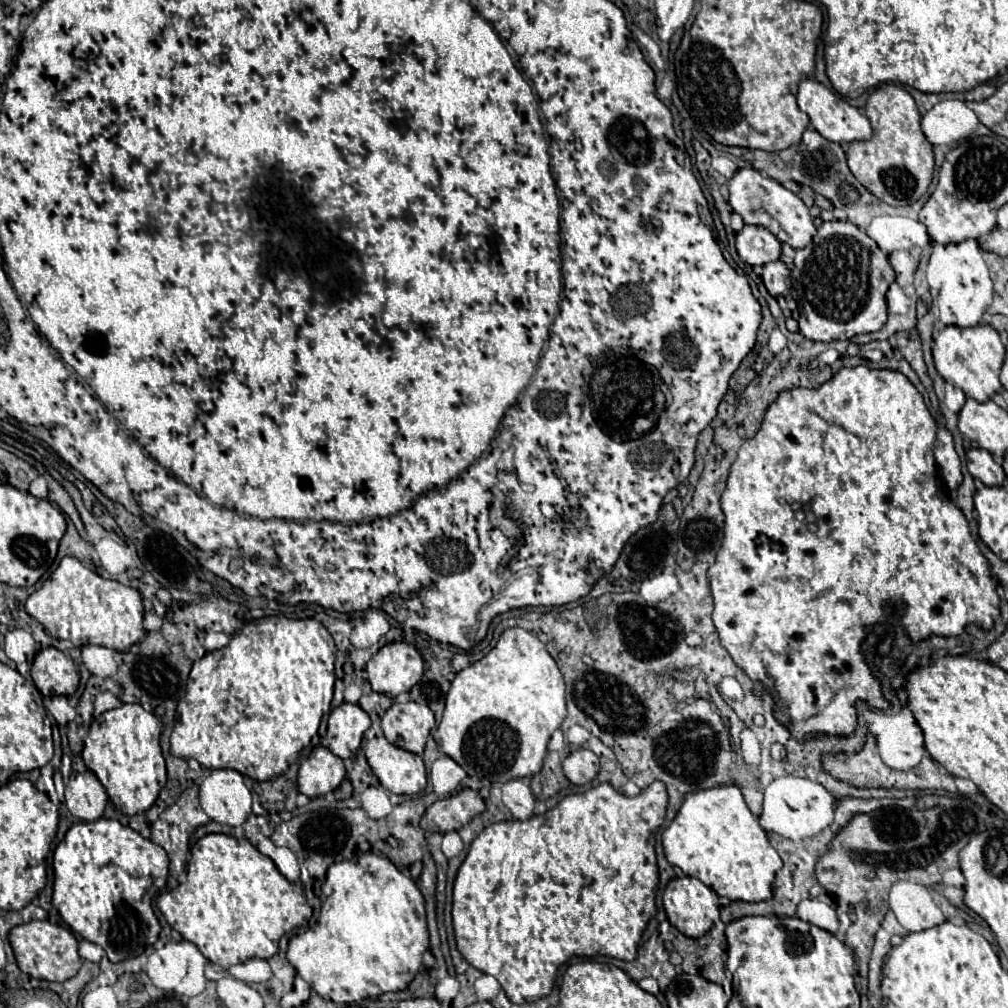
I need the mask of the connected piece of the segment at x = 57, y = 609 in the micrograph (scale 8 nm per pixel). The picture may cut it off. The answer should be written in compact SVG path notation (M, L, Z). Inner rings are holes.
M63 557L51 577L43 581L41 589L29 595L25 611L37 619L49 635L71 641L75 647L101 645L113 651L125 651L147 635L143 629L143 603L139 591L99 577L75 557Z

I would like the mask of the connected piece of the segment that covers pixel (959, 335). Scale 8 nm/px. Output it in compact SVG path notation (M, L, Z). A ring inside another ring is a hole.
M977 325L975 329L955 329L947 327L935 335L935 349L933 361L939 375L961 389L965 397L971 397L979 403L991 399L995 393L1001 391L999 371L1005 359L1005 345L999 333L989 325Z

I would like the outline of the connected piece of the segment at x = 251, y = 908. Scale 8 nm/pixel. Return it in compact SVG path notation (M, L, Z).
M205 835L191 849L191 861L187 865L187 883L157 896L157 909L163 913L167 923L183 935L185 941L197 945L197 949L211 963L221 969L259 957L269 959L277 953L279 939L297 927L307 925L311 919L311 907L307 905L299 885L291 883L279 873L275 863L257 851L247 839L235 839L229 835Z

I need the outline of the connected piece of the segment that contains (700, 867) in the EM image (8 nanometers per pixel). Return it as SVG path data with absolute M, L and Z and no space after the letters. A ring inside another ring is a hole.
M735 785L687 793L683 807L663 831L661 841L671 865L679 867L689 877L703 881L719 897L745 903L773 897L775 873L781 869L783 861Z

